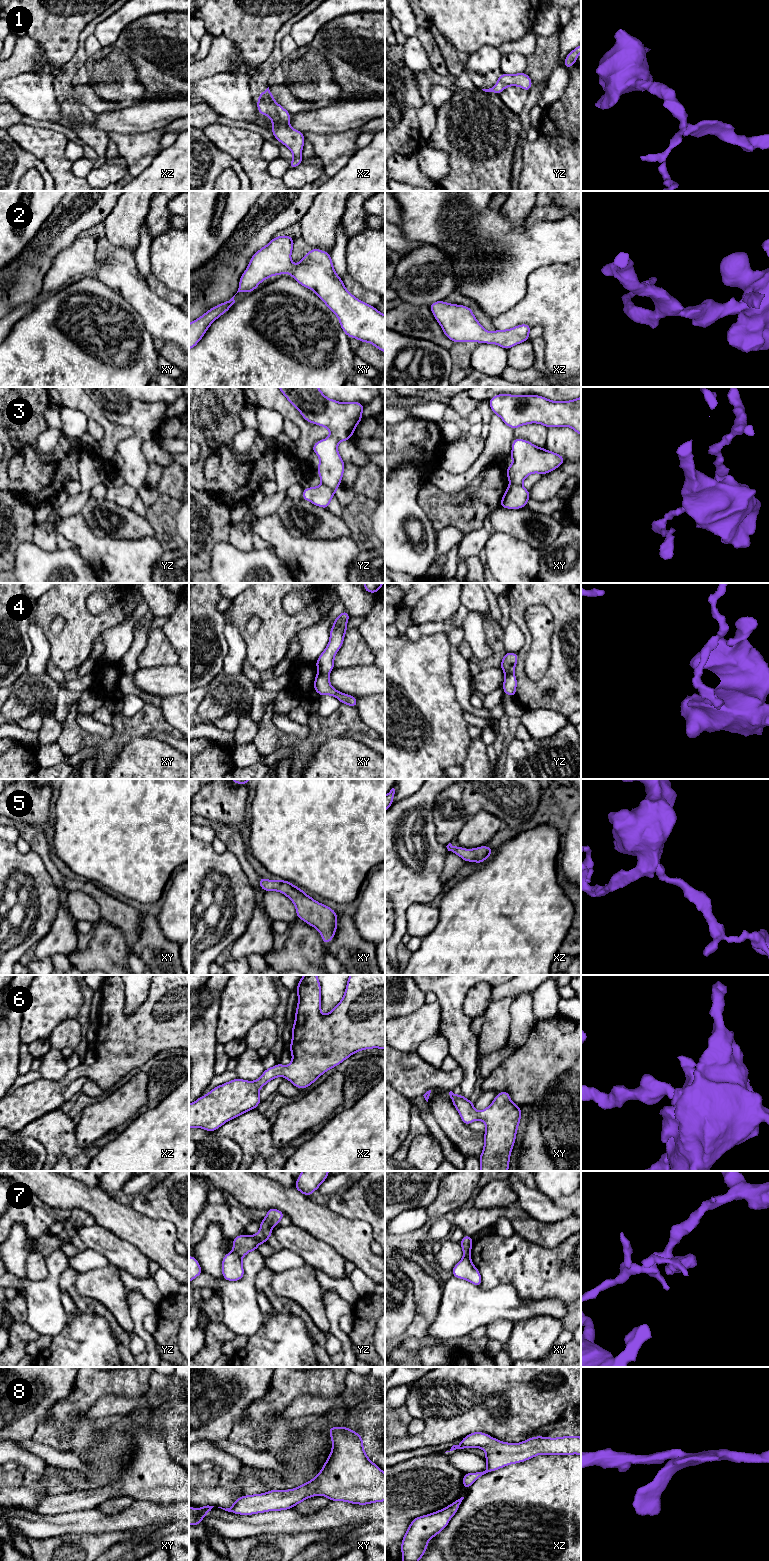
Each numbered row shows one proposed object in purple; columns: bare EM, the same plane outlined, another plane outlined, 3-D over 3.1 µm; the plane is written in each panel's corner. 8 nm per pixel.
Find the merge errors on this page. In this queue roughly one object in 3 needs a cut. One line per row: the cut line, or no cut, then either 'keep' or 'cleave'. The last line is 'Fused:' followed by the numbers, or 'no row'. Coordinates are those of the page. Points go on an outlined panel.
1: no cut; keep
2: no cut; keep
3: cut in yz along (322, 483), (336, 490); cleave
4: cut in xy along (318, 671), (327, 675); cleave
5: no cut; keep
6: no cut; keep
7: cut in yz along (233, 1251), (241, 1258); cleave
8: no cut; keep
Fused: 3, 4, 7

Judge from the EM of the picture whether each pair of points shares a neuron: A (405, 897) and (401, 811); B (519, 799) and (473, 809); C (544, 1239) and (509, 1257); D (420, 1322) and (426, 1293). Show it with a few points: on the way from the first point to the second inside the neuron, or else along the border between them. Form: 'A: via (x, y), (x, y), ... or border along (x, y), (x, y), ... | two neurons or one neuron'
A: via (429, 872), (433, 865), (433, 842), (426, 820) | one neuron
B: via (508, 799), (484, 799) | one neuron
C: border along (515, 1231), (541, 1246), (555, 1247), (559, 1243) | two neurons
D: via (425, 1315), (426, 1300) | one neuron

